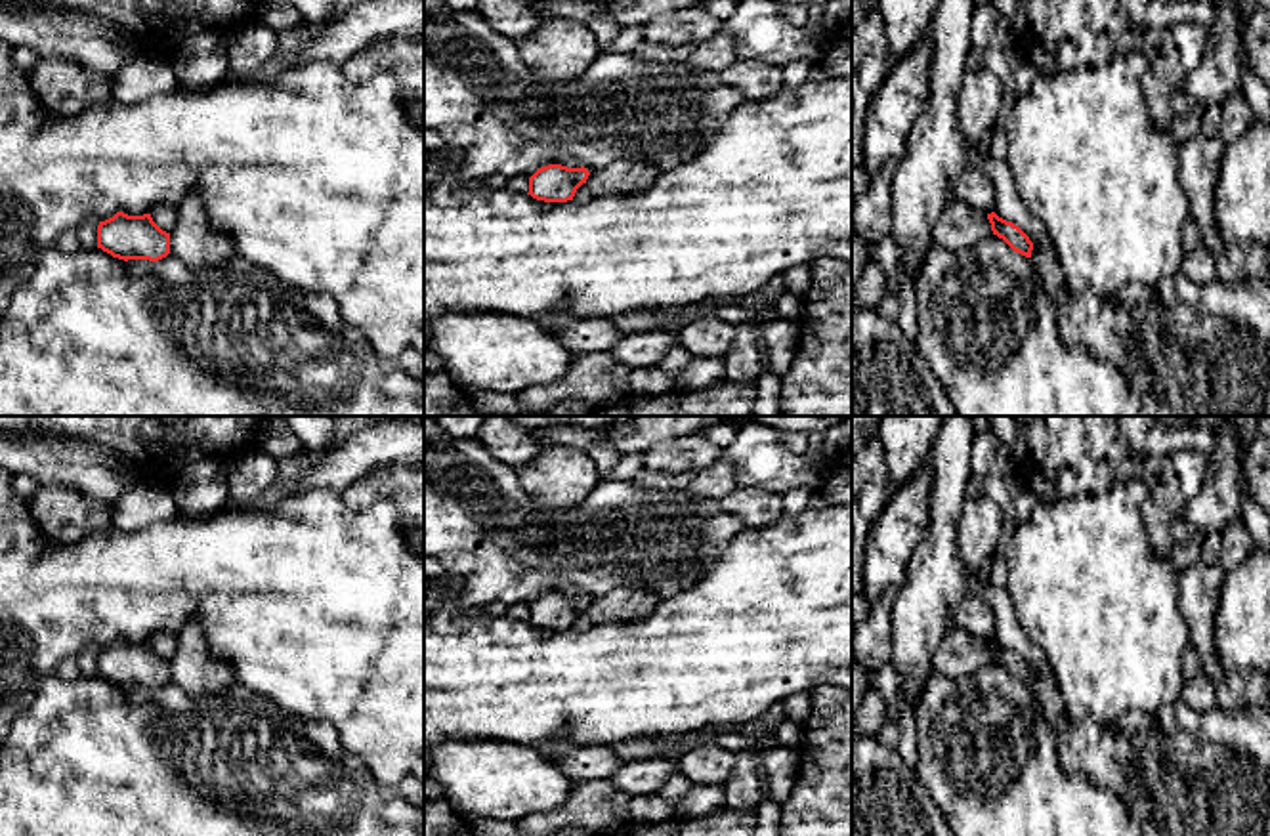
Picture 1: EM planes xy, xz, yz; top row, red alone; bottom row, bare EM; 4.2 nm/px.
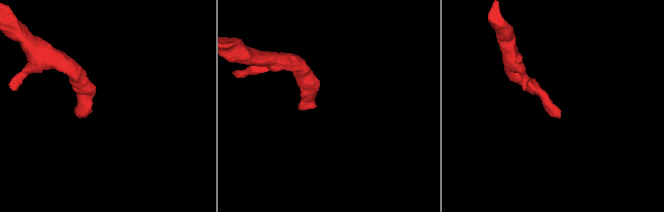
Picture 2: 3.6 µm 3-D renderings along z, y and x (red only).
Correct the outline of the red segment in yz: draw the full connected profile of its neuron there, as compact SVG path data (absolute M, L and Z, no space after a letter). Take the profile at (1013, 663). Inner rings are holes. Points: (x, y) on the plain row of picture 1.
M995 639L987 641L987 647L993 662L1003 666L1014 679L1031 685L1033 670L1018 653L999 645Z

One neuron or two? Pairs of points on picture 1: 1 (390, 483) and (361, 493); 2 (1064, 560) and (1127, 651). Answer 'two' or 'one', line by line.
1: one
2: one

